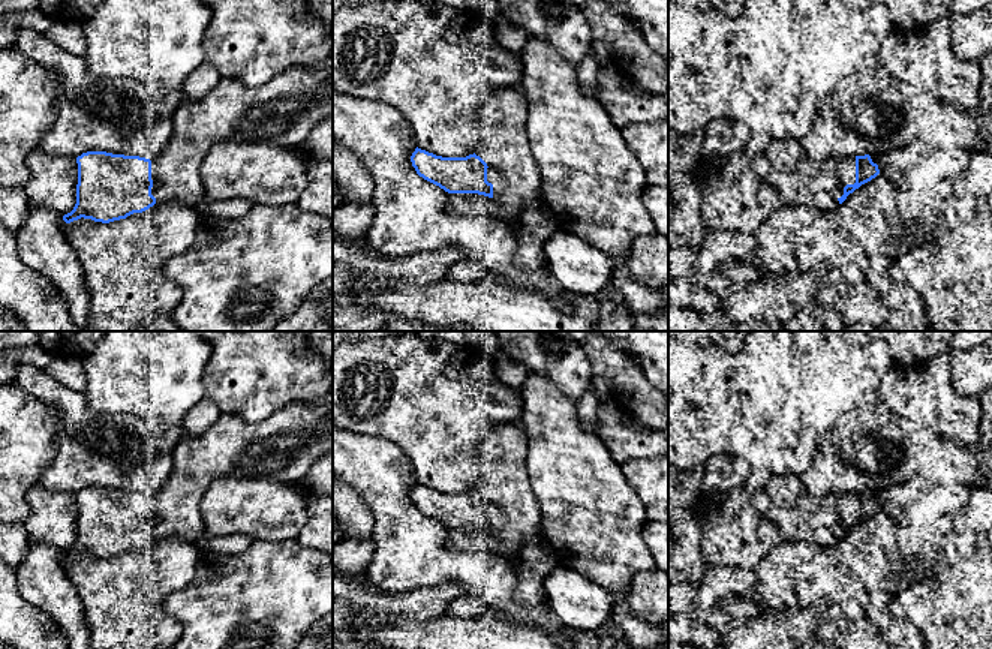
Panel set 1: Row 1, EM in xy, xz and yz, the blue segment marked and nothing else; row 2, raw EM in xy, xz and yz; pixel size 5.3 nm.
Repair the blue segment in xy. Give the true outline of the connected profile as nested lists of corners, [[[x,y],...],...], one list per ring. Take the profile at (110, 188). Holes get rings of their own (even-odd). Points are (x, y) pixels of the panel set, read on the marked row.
[[[333,54],[316,69],[295,66],[259,87],[247,87],[235,78],[220,78],[202,99],[181,102],[172,115],[171,139],[156,157],[106,151],[87,151],[78,156],[76,204],[63,220],[70,223],[84,217],[109,223],[163,202],[196,207],[205,196],[199,168],[214,144],[232,139],[298,150],[315,126],[330,117],[333,117]]]

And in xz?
[[[495,87],[480,106],[481,141],[466,157],[442,157],[421,148],[411,156],[424,180],[448,193],[493,198],[509,223],[538,198],[542,180],[527,141],[527,100],[523,90]]]

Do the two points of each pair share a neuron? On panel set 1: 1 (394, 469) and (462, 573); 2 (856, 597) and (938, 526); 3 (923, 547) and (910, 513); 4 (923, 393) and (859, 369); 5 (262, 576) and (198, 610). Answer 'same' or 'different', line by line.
1: same
2: different
3: different
4: different
5: same

